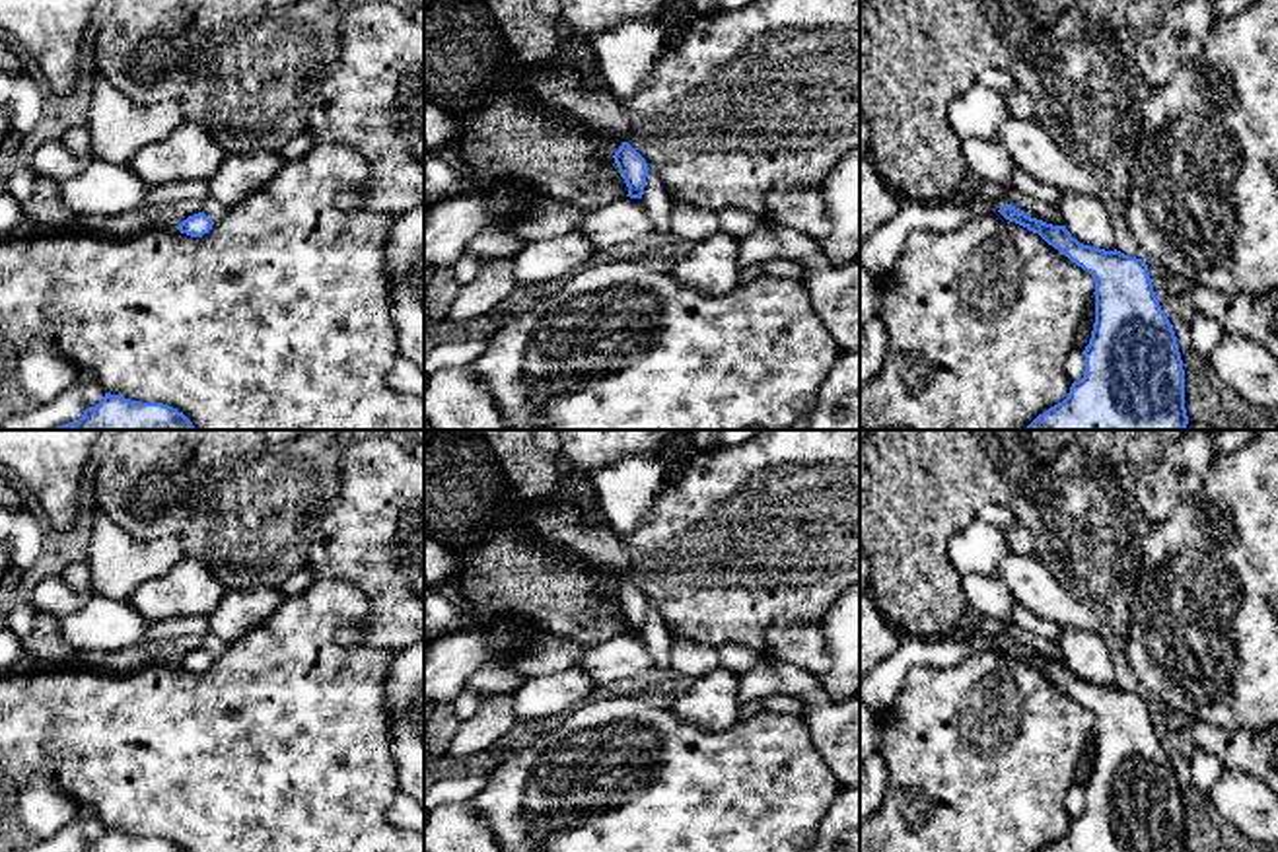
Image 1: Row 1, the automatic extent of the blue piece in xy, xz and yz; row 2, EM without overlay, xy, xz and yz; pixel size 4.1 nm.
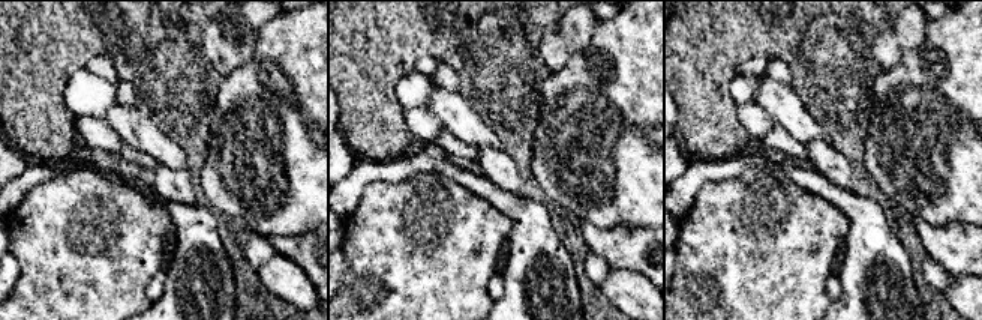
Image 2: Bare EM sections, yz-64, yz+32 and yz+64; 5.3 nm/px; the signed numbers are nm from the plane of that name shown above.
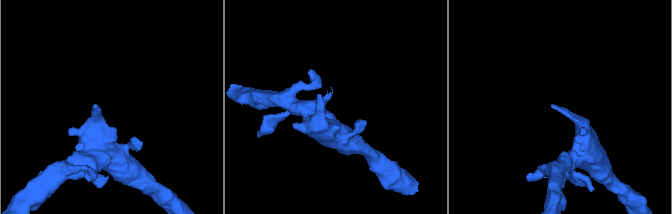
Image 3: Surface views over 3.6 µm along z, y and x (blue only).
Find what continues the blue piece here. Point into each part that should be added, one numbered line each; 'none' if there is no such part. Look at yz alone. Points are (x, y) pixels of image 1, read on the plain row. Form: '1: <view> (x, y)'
1: yz (880, 687)

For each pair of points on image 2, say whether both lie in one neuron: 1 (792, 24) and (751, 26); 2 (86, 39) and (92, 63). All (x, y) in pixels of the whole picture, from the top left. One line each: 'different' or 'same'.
1: same
2: different

